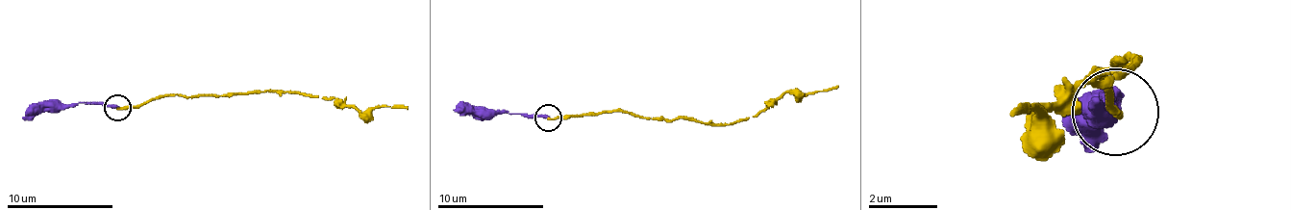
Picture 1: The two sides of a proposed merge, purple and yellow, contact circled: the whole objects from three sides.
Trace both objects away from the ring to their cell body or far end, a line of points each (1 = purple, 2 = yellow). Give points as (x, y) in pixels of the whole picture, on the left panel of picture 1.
1: (116, 107), (87, 101), (42, 104), (23, 120)
2: (116, 107), (137, 107), (161, 96), (300, 91), (340, 99), (356, 110), (407, 110)

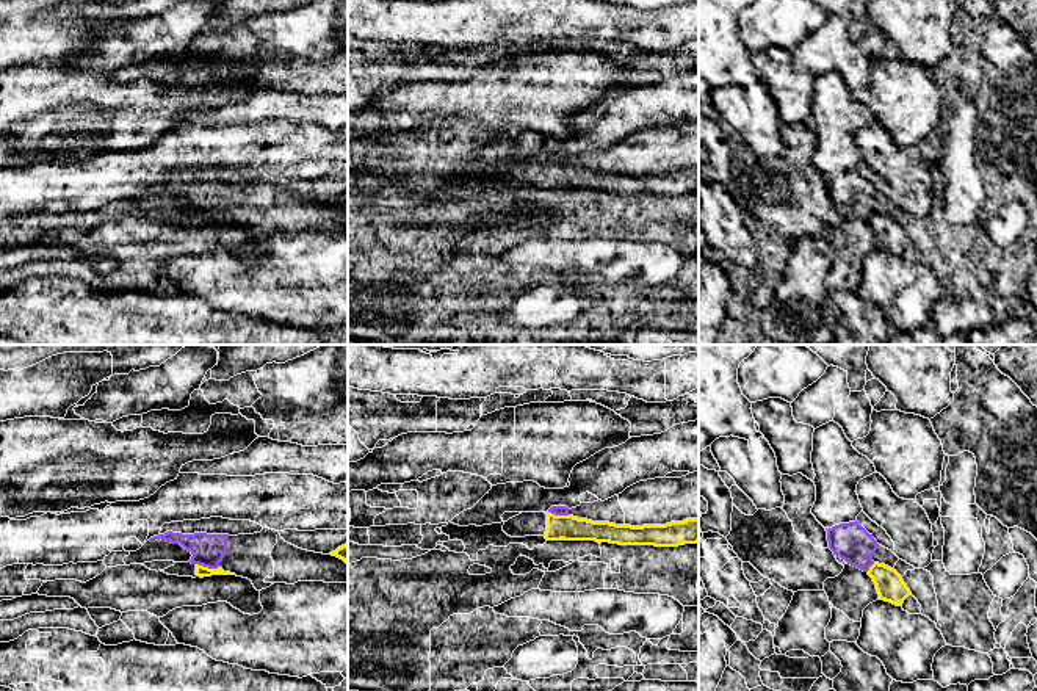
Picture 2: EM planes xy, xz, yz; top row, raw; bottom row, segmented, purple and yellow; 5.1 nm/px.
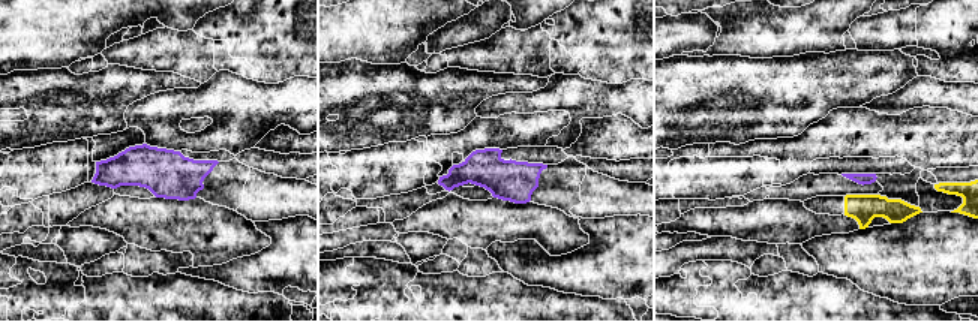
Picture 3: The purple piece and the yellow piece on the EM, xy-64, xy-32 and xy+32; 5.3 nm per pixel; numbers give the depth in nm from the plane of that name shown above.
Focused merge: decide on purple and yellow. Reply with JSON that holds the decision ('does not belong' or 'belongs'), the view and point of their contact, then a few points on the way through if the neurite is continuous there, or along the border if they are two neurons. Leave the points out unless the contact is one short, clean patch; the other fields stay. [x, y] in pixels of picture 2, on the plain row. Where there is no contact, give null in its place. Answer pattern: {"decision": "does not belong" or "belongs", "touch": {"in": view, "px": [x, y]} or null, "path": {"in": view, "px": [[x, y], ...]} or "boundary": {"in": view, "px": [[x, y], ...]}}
{"decision": "does not belong", "touch": {"in": "xy", "px": [207, 215]}, "boundary": {"in": "xy", "px": [[196, 212], [205, 217], [218, 217]]}}

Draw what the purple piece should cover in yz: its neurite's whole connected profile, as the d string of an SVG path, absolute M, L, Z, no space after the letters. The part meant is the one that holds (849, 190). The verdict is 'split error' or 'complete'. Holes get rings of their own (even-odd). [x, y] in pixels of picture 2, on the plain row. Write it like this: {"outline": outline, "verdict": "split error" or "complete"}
{"outline": "M857 169L827 179L829 197L847 213L868 221L874 213L877 190Z", "verdict": "complete"}

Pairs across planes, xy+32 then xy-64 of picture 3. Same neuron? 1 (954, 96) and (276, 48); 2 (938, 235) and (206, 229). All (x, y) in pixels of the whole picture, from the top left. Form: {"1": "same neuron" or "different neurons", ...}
{"1": "different neurons", "2": "different neurons"}

